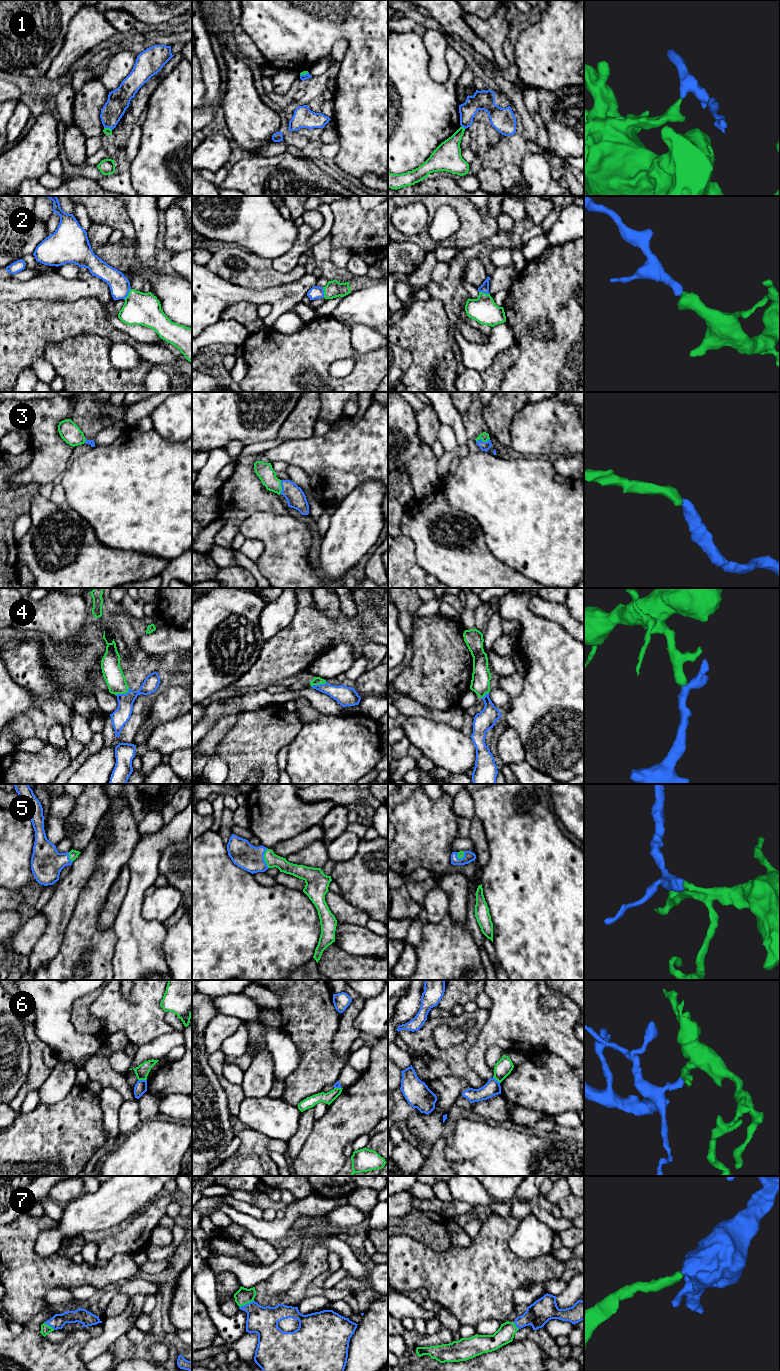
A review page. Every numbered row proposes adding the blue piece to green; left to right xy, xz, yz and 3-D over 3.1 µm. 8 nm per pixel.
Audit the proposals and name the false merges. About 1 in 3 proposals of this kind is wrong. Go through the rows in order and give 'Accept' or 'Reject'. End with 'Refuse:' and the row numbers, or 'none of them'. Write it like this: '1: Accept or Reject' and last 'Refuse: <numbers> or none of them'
1: Reject
2: Accept
3: Accept
4: Accept
5: Accept
6: Reject
7: Accept
Refuse: 1, 6

